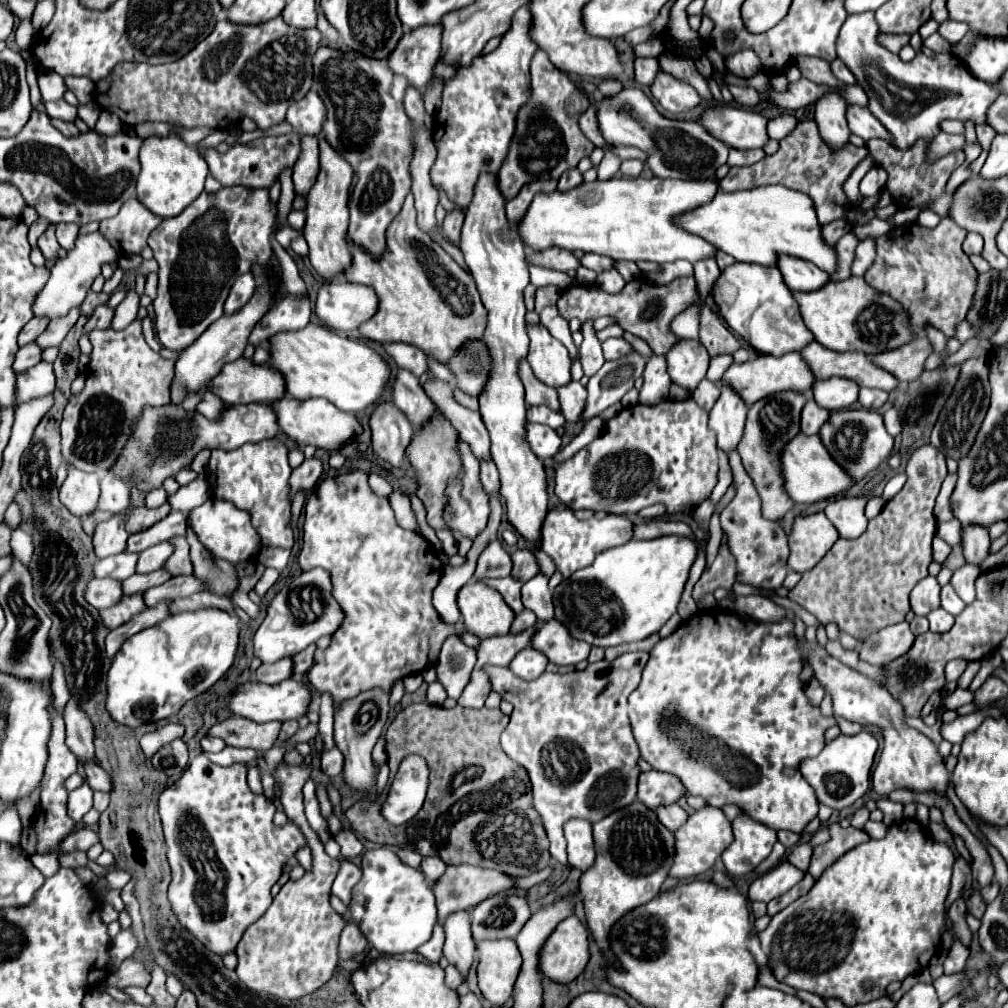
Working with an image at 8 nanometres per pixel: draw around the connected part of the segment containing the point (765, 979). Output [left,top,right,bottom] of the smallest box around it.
[760,967,796,993]

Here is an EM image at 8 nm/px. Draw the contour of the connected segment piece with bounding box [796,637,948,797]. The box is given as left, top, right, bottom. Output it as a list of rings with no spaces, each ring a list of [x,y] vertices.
[[[796,637],[800,655],[802,655],[802,663],[808,665],[814,673],[814,677],[820,681],[820,685],[824,687],[824,691],[832,697],[834,703],[834,715],[844,717],[844,719],[852,719],[854,723],[862,723],[862,725],[876,725],[882,731],[884,737],[884,749],[880,755],[880,761],[874,769],[874,777],[872,777],[872,785],[874,791],[882,797],[886,797],[890,791],[894,789],[914,789],[918,791],[938,791],[938,793],[946,793],[946,783],[948,783],[948,771],[944,765],[944,759],[938,753],[938,747],[920,731],[908,727],[904,723],[904,709],[900,705],[898,699],[894,699],[884,687],[880,687],[878,683],[874,683],[872,679],[864,677],[862,673],[846,667],[844,663],[840,663],[838,659],[834,659],[832,655],[826,653],[826,649],[818,643],[818,641],[808,641],[802,637]]]

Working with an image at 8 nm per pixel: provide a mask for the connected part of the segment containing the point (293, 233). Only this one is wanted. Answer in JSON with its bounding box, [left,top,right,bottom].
[276,225,300,249]

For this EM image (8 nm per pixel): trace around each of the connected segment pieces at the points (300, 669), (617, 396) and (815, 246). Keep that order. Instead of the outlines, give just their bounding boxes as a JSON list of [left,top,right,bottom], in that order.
[[294,645,316,677],[584,353,646,419],[676,185,836,273]]

